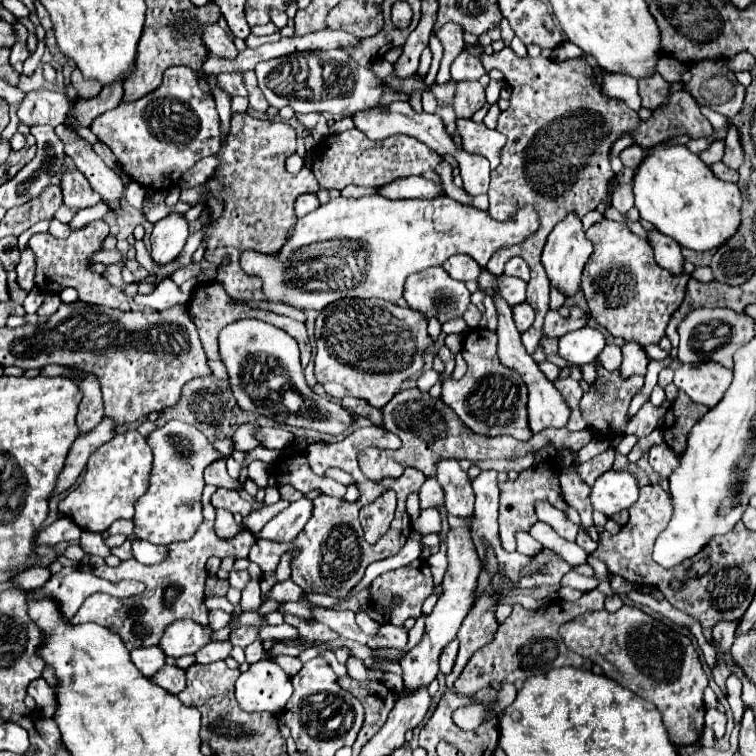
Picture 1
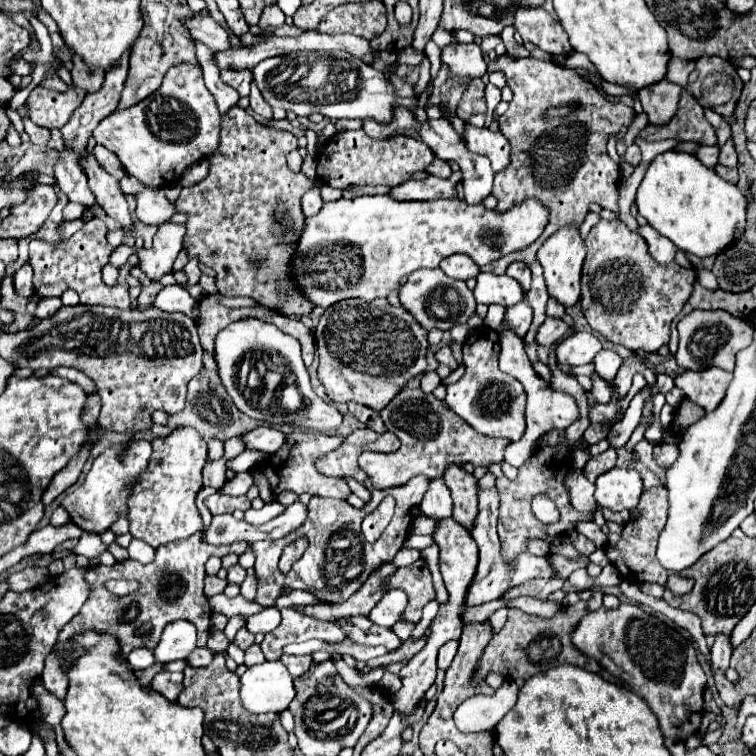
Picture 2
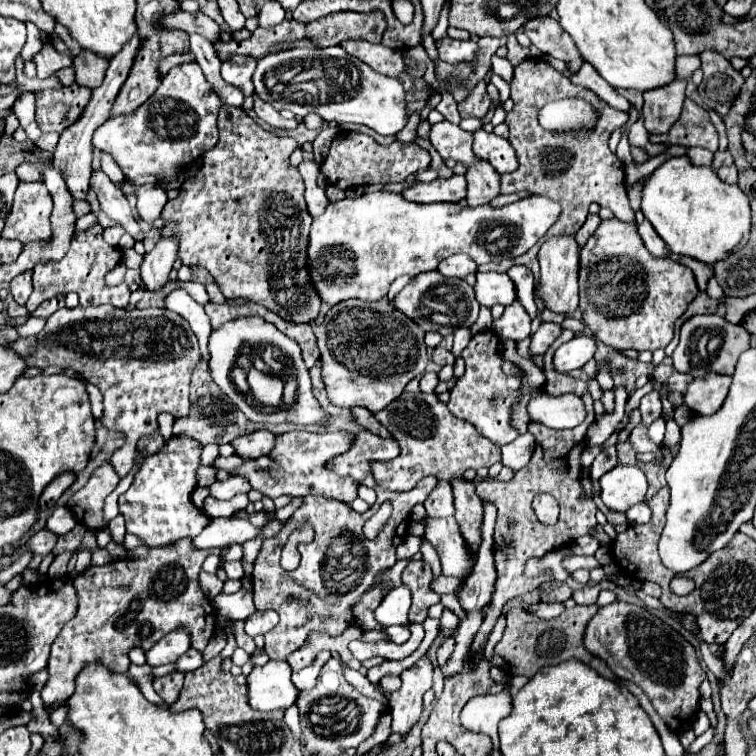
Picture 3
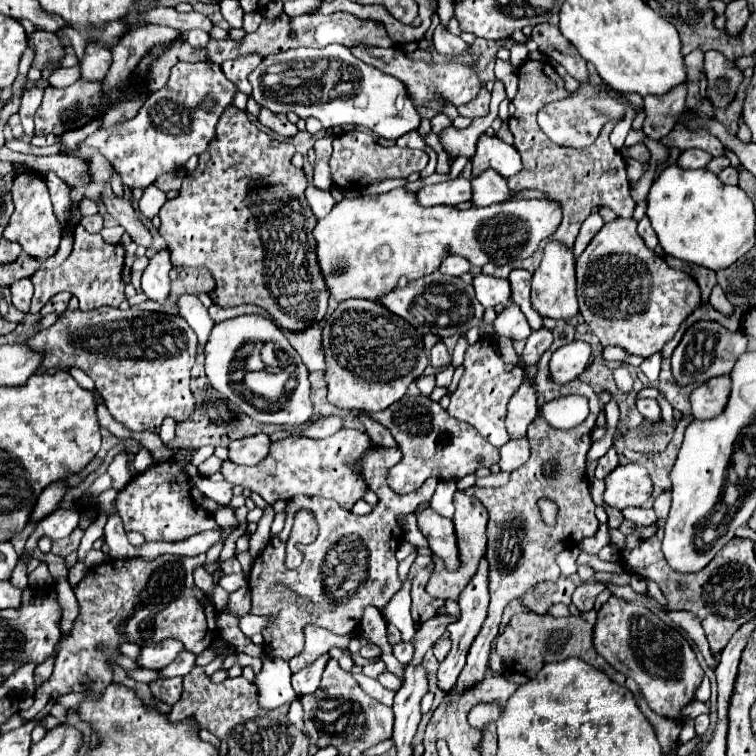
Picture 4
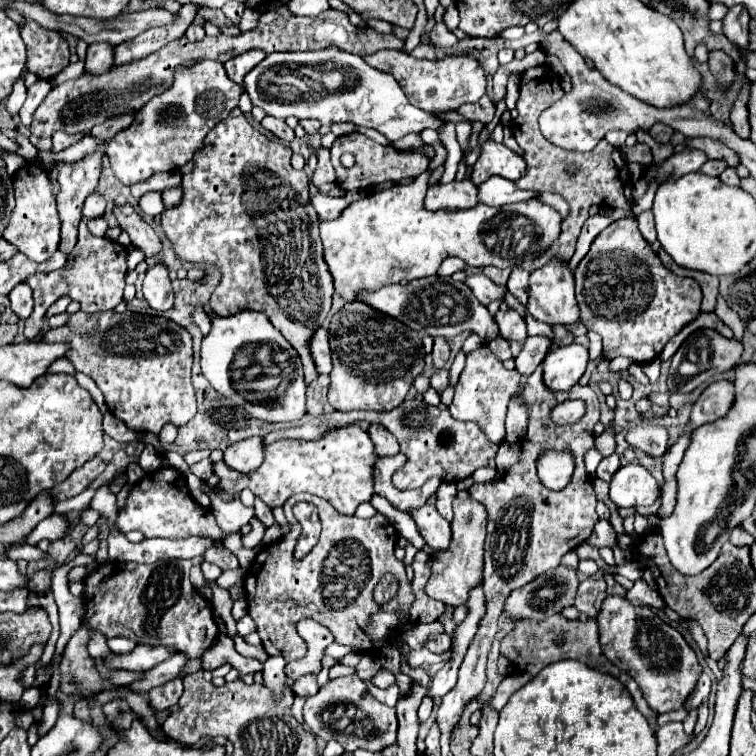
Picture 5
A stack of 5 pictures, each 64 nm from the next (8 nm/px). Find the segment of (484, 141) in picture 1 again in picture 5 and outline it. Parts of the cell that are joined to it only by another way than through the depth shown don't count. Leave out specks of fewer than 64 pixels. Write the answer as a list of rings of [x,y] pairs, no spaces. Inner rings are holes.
[[[486,140],[482,142],[480,156],[472,166],[472,182],[480,184],[492,174],[516,180],[524,172],[526,172],[526,162],[520,154],[512,152],[506,144],[500,144],[496,140]]]

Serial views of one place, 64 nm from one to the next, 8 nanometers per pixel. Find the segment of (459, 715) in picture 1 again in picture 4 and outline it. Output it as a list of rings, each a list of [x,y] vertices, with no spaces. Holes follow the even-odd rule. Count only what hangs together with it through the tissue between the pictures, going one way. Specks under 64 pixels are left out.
[[[494,700],[494,702],[480,702],[476,706],[472,706],[472,710],[468,712],[468,724],[480,732],[486,730],[486,726],[490,722],[496,722],[502,714],[502,706]]]

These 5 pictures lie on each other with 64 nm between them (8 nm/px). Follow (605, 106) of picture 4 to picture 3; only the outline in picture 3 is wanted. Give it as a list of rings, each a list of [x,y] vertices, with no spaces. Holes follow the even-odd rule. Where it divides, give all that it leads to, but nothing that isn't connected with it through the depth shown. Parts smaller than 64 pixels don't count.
[[[568,100],[568,102],[556,102],[546,104],[540,110],[538,116],[540,124],[546,130],[578,130],[582,126],[592,128],[596,122],[594,108],[584,100]]]

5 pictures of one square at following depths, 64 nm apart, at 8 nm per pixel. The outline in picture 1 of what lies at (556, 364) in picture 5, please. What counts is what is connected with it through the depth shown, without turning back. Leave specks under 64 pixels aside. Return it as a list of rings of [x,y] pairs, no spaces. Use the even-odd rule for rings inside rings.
[[[584,326],[560,338],[558,354],[576,366],[582,366],[594,362],[604,346],[606,346],[606,336],[596,328]]]

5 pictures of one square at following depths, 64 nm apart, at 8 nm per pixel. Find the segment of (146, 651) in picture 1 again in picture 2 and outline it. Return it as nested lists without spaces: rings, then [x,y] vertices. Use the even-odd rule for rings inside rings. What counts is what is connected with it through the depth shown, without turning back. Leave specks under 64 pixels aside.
[[[136,648],[134,652],[130,652],[128,654],[128,662],[132,664],[132,668],[138,668],[138,670],[144,670],[144,668],[156,664],[154,652],[148,650],[148,648]]]

